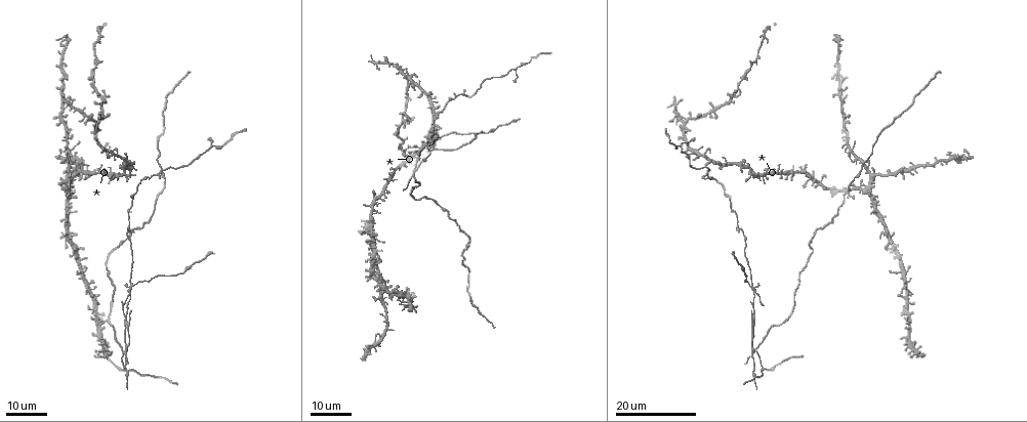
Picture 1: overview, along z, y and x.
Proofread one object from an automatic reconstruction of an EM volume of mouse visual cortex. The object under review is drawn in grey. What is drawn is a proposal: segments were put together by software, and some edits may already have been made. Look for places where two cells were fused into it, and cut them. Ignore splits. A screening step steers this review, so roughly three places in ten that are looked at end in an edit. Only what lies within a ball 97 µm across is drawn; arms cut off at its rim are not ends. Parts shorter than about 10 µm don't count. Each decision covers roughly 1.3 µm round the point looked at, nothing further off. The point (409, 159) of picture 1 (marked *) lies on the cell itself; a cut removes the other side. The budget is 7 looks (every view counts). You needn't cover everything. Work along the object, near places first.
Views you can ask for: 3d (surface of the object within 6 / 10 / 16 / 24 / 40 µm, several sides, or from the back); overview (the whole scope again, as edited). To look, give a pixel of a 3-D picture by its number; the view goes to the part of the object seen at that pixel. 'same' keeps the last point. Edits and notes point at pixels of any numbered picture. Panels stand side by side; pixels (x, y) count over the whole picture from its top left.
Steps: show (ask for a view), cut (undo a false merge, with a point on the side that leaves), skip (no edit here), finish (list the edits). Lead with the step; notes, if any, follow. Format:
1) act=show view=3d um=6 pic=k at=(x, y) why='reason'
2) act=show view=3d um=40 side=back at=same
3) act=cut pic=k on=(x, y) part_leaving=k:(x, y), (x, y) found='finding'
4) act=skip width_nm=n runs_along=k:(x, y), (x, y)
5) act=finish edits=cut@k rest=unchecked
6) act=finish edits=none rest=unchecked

act=show view=3d um=16 pic=1 at=(721, 165) why='four or more arms meet'

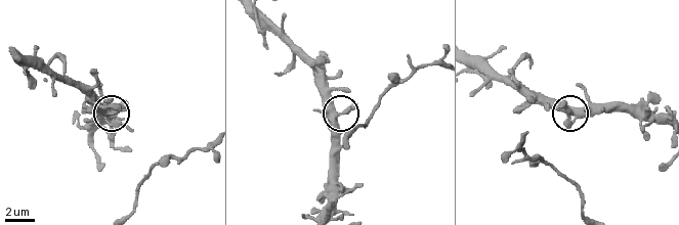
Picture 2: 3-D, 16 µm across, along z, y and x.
act=show view=3d um=6 pic=2 at=(577, 115)

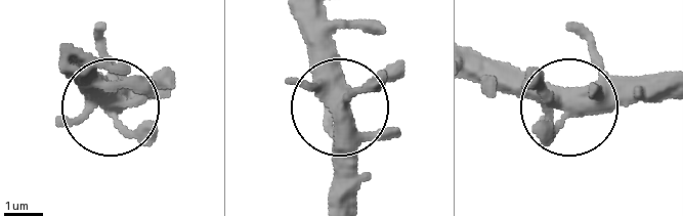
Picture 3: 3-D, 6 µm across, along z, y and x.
act=skip found='one cell here'

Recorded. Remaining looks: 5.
act=show view=3d um=24 pic=1 at=(132, 288) why='a fork'

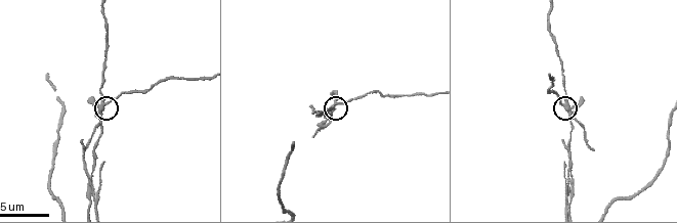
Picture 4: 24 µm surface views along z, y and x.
act=show view=3d um=6 pic=4 at=(562, 106)

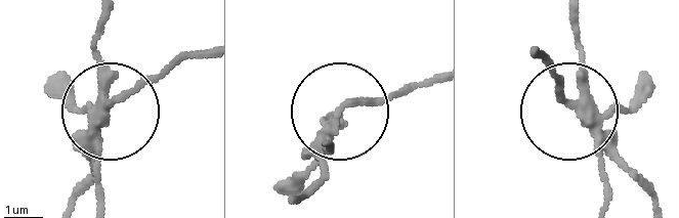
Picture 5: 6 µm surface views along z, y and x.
act=cut pic=5 on=(88, 155) part_leaving=5:(103, 104), (178, 62), (208, 59) found='two cells meet here'

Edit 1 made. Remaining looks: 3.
act=show view=overview

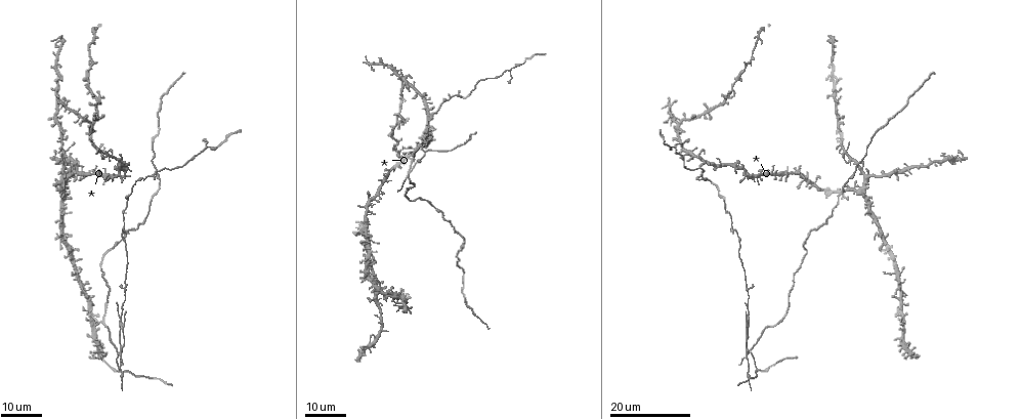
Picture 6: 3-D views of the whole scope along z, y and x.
act=show view=3d um=16 pic=6 at=(120, 319) why='sudden change in width'

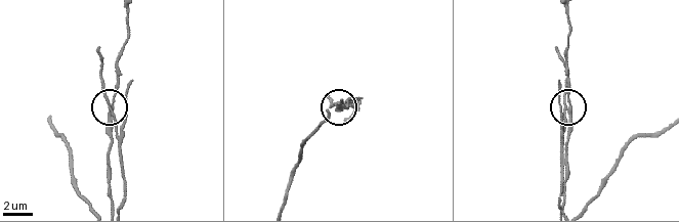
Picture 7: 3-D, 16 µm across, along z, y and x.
act=show view=3d um=10 pic=7 at=(110, 109)

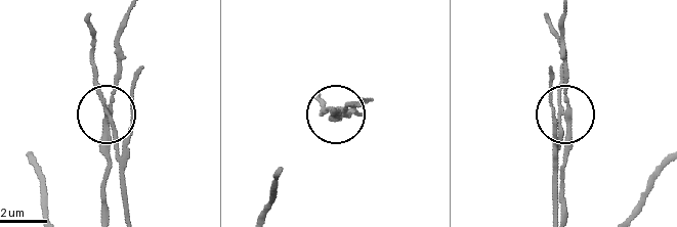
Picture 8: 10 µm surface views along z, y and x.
act=cut pic=8 on=(131, 93) part_leaving=8:(107, 110), (124, 209) found='two cells meet here'

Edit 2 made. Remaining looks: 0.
act=finish edits=cut@5,cut@8 rest=unchecked

